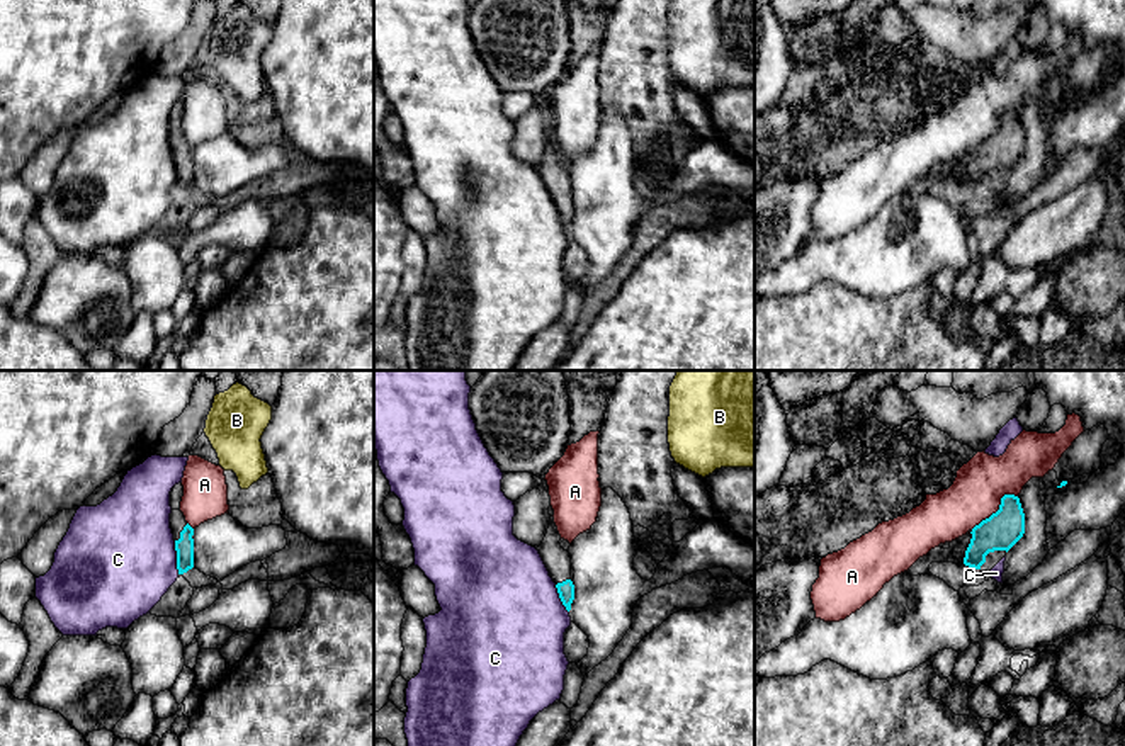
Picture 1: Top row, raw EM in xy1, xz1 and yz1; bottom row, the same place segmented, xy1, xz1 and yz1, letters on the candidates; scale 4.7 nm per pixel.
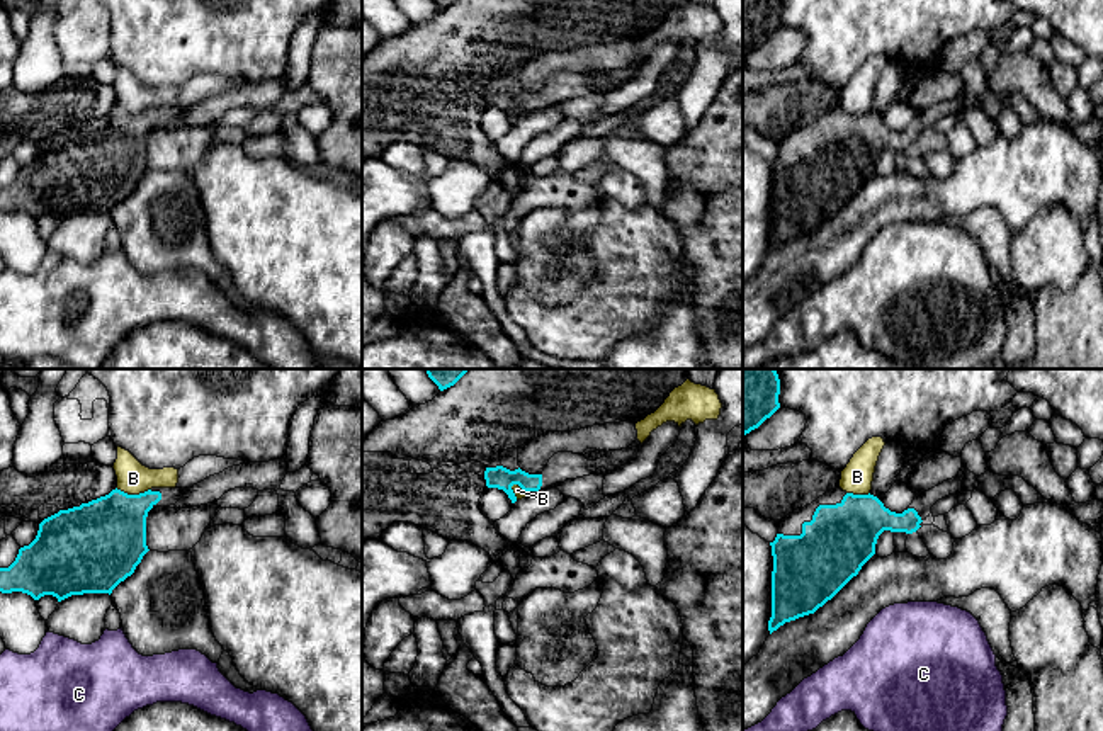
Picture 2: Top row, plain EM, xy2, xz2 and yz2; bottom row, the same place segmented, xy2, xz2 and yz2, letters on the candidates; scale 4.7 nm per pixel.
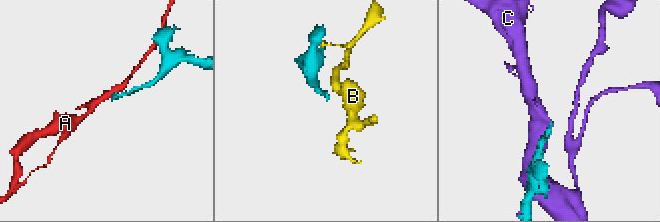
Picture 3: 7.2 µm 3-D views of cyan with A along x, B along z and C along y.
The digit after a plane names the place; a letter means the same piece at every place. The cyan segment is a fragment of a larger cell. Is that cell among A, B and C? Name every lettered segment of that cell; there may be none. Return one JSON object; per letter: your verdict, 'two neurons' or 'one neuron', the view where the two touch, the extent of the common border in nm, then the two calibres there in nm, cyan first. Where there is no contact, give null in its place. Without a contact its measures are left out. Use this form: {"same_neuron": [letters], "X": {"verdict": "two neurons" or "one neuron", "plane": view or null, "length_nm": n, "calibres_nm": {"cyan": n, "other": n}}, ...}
{"same_neuron": [], "A": {"verdict": "two neurons", "plane": "yz1", "length_nm": 280, "calibres_nm": {"cyan": 180, "other": 240}}, "B": {"verdict": "two neurons", "plane": "xy2", "length_nm": 170, "calibres_nm": {"cyan": 380, "other": 160}}, "C": {"verdict": "two neurons", "plane": "xy1", "length_nm": 160, "calibres_nm": {"cyan": 90, "other": 480}}}

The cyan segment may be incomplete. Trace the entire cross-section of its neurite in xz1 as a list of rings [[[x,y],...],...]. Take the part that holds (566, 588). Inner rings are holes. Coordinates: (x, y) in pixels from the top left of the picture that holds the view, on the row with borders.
[[[549,506],[549,515],[551,515],[549,528],[547,528],[547,534],[546,534],[542,544],[537,547],[537,551],[549,571],[549,576],[556,583],[562,605],[569,612],[571,603],[574,600],[574,585],[571,581],[571,557],[569,557],[569,552],[564,551],[559,544],[561,535],[554,523],[552,506]]]

